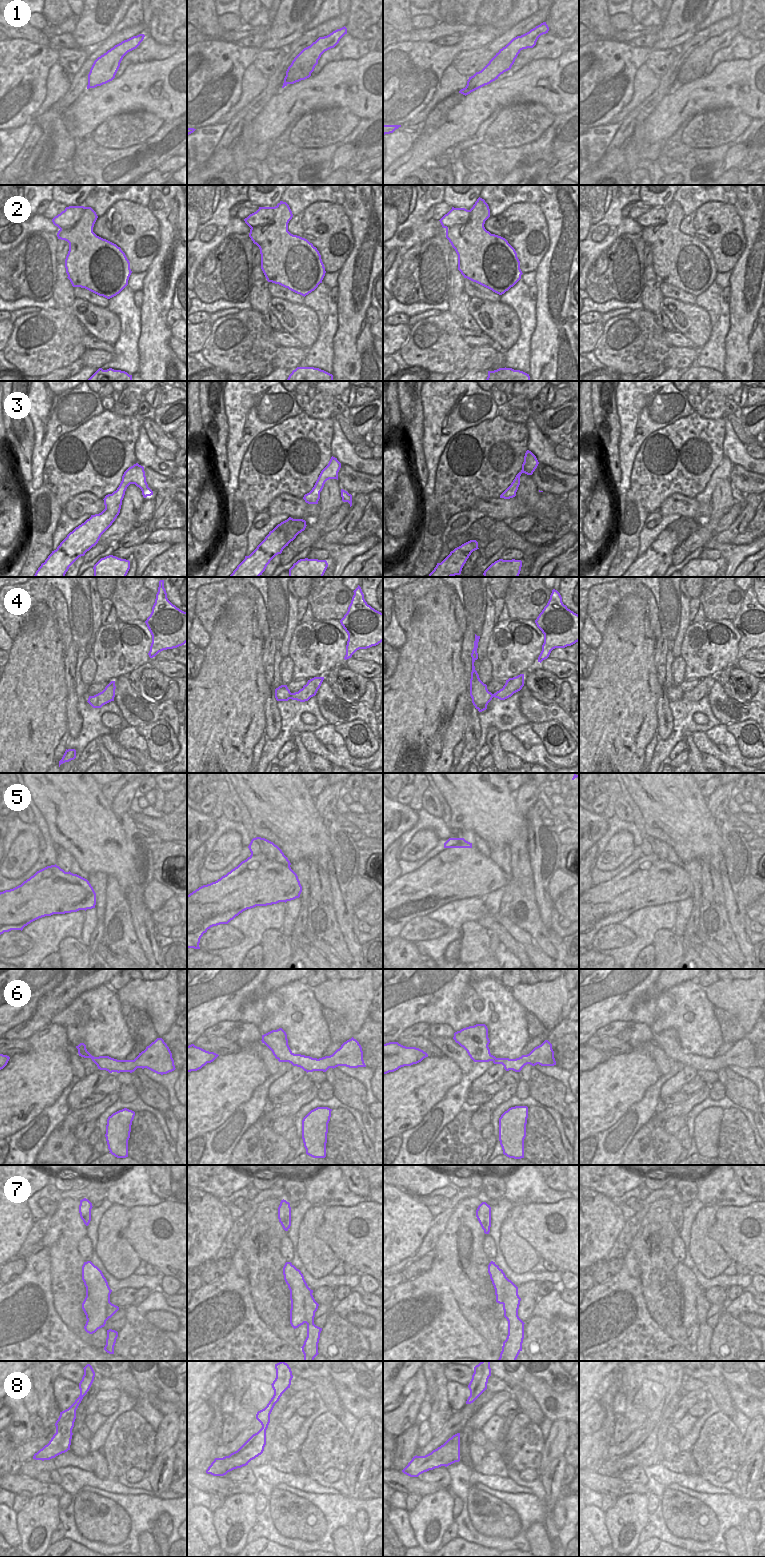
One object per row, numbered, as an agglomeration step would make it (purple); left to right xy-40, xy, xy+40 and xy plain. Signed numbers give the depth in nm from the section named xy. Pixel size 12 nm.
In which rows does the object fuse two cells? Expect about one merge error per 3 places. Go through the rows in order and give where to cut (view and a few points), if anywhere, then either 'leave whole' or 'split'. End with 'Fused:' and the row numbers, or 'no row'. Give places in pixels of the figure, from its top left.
1: cut in xy+40 along (492, 58), (499, 57), (510, 62), (514, 61); split
2: no cut; leave whole
3: no cut; leave whole
4: no cut; leave whole
5: no cut; leave whole
6: no cut; leave whole
7: no cut; leave whole
8: no cut; leave whole
Fused: 1

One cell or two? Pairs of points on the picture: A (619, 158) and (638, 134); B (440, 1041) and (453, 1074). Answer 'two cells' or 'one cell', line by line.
A: two cells
B: two cells

